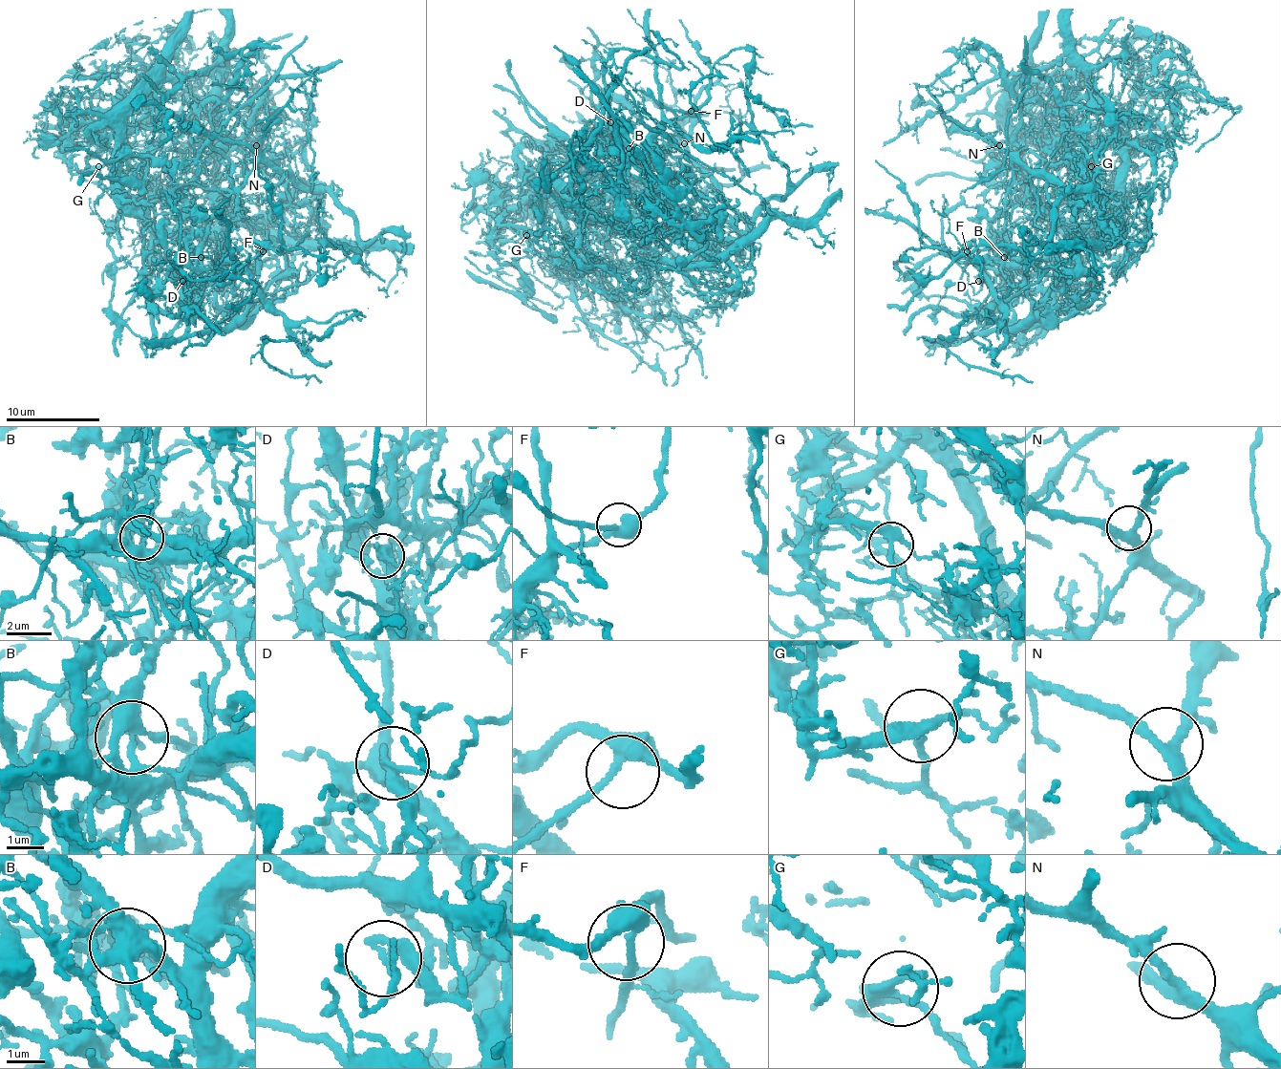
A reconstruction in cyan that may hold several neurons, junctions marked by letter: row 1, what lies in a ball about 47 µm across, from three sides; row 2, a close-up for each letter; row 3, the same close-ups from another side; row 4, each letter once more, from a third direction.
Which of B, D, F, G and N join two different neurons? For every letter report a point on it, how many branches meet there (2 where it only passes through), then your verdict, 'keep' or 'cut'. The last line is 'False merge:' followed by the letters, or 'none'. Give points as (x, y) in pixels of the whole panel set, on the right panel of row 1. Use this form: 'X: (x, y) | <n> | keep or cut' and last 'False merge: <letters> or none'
B: (1004, 257) | 5 | cut
D: (978, 281) | 2 | cut
F: (967, 251) | 3 | keep
G: (1091, 166) | 3 | keep
N: (999, 145) | 3 | keep
False merge: B, D

